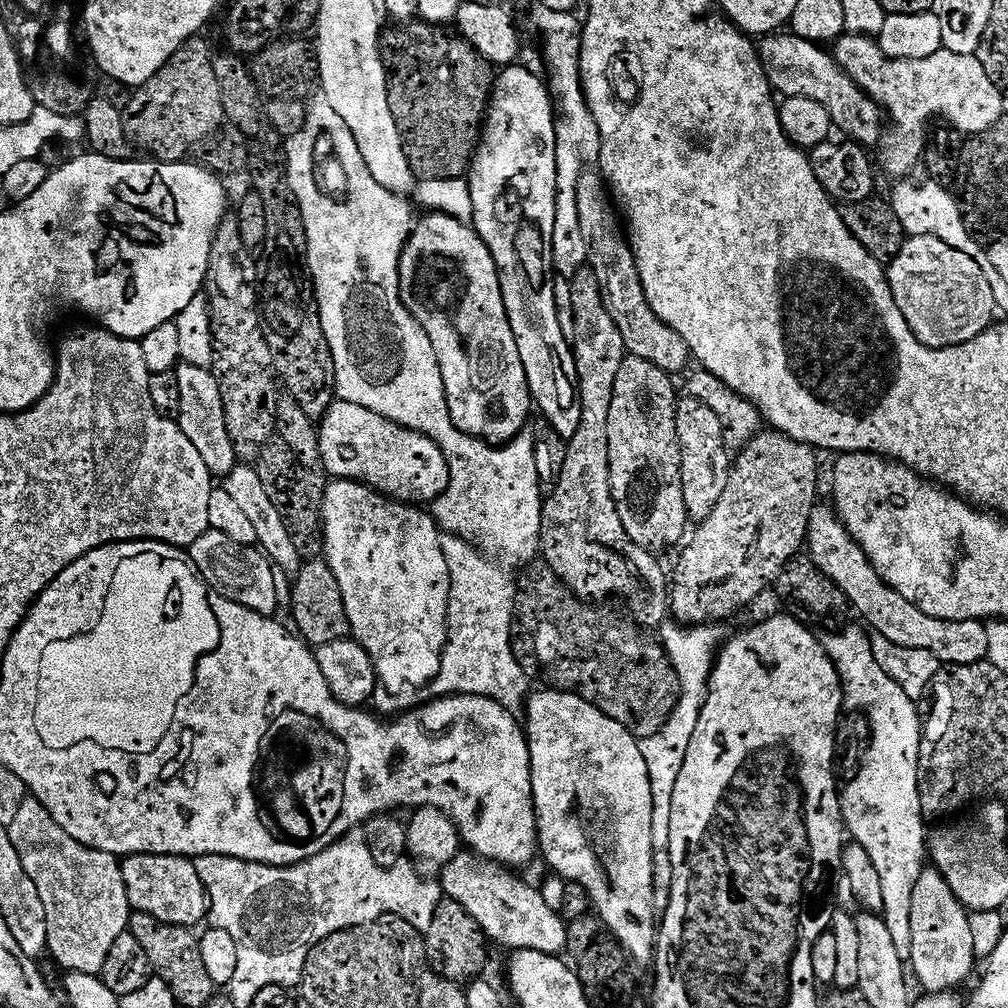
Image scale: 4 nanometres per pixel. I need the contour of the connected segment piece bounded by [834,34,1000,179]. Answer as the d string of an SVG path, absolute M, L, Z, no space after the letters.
M845 34L835 41L834 59L837 67L855 82L861 91L865 92L885 113L886 120L892 125L887 125L883 133L882 151L876 154L876 160L887 173L887 177L893 179L897 175L906 174L909 165L919 165L924 150L924 131L928 123L935 116L941 116L940 120L945 124L958 126L960 129L984 128L995 119L1000 112L999 96L994 91L994 81L982 70L982 62L974 56L966 54L954 54L953 52L938 51L930 54L930 58L914 58L913 60L888 60L882 54L879 43L873 37L863 34Z

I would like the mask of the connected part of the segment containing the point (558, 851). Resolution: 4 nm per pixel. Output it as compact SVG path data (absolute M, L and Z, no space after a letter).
M555 690L533 691L527 697L528 724L526 723L526 739L528 741L528 761L532 767L532 806L536 810L536 834L538 848L544 852L544 860L553 868L557 877L573 880L588 891L588 899L594 912L600 915L607 931L617 940L633 961L651 965L654 960L654 945L658 935L658 924L652 921L652 784L647 774L647 762L640 753L640 744L631 731L623 728L602 710L598 710L590 702L578 698L569 692Z

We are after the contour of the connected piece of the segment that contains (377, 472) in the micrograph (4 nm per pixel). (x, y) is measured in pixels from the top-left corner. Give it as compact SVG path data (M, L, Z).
M337 399L329 404L318 424L320 441L320 464L329 472L329 477L338 480L359 480L367 484L383 496L390 496L401 502L411 501L411 496L424 496L428 492L428 480L435 476L443 477L448 471L440 447L433 440L420 432L412 432L403 428L393 420L382 418L382 414L374 414L374 410L366 410L366 406L354 406L350 402Z

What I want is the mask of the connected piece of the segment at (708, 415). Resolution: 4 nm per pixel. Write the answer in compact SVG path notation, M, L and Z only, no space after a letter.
M685 395L677 399L676 407L676 447L679 449L679 478L684 511L693 521L705 520L716 502L718 476L716 480L716 440L721 439L718 418L702 402Z

